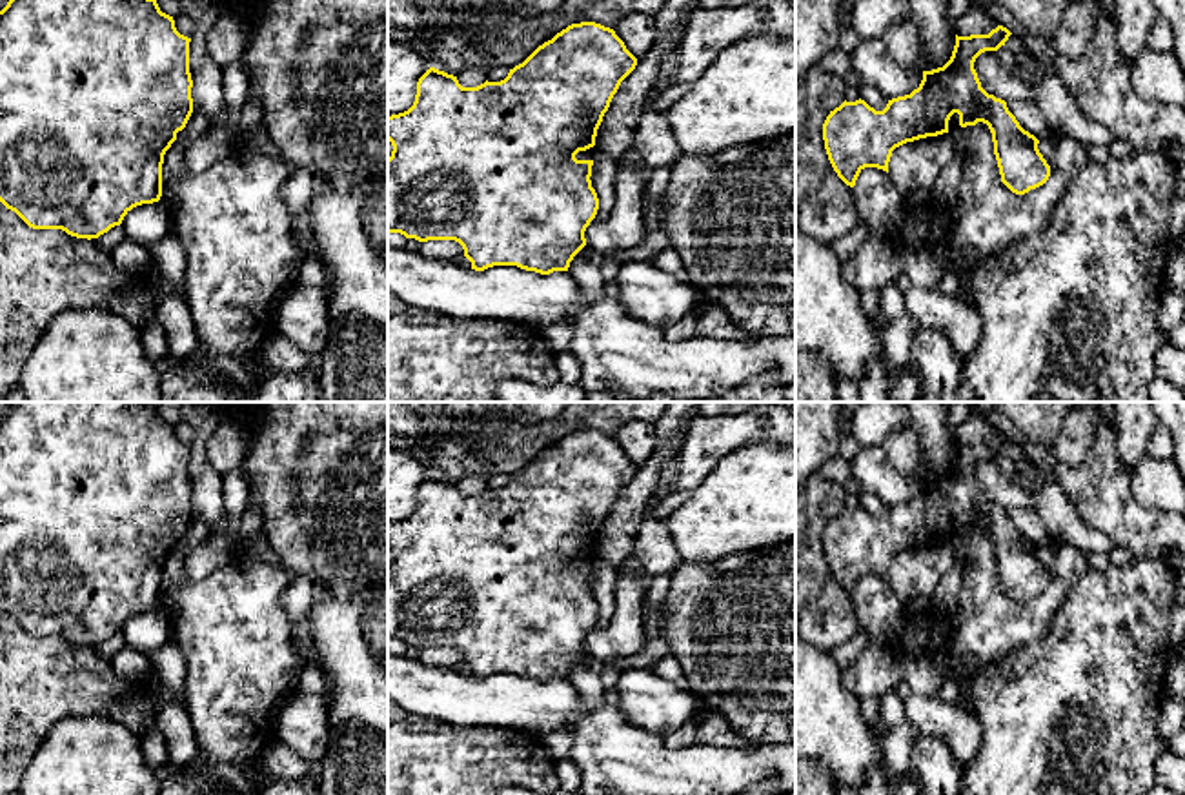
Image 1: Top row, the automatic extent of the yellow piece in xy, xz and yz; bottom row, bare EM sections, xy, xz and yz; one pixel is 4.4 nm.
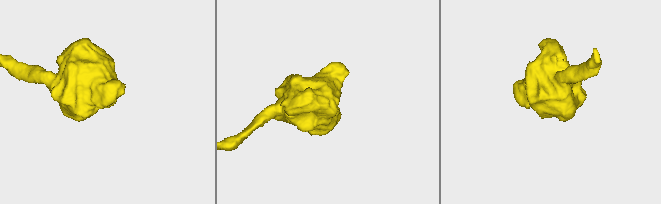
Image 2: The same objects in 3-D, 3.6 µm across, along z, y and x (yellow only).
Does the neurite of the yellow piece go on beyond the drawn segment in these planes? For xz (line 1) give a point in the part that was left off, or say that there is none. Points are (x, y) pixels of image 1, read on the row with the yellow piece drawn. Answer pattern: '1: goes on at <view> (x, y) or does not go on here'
1: goes on at xz (590, 153)

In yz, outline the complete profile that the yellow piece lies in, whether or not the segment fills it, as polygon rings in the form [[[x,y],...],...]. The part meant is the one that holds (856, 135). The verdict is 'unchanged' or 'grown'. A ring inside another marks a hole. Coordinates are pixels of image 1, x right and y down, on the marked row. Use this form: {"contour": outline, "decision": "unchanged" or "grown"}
{"contour": [[[998,25],[988,35],[956,35],[950,60],[943,67],[923,71],[919,87],[910,95],[888,100],[883,111],[876,111],[861,98],[856,102],[845,100],[830,111],[823,124],[823,140],[837,176],[854,187],[865,167],[877,167],[888,173],[888,162],[896,147],[943,133],[957,135],[961,127],[983,122],[992,133],[1001,182],[1016,195],[1025,195],[1043,186],[1050,176],[1050,166],[1038,149],[1039,140],[1019,126],[1005,100],[988,95],[981,87],[974,69],[974,62],[981,53],[998,51],[1010,35],[1003,25]]], "decision": "grown"}

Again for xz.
{"contour": [[[581,22],[539,45],[501,82],[462,87],[457,76],[430,67],[417,82],[413,106],[388,116],[388,140],[393,146],[388,158],[388,233],[419,242],[455,240],[475,271],[493,266],[517,266],[541,275],[568,271],[586,246],[584,231],[599,209],[590,180],[599,155],[597,129],[635,65],[637,58],[613,29]]], "decision": "grown"}

